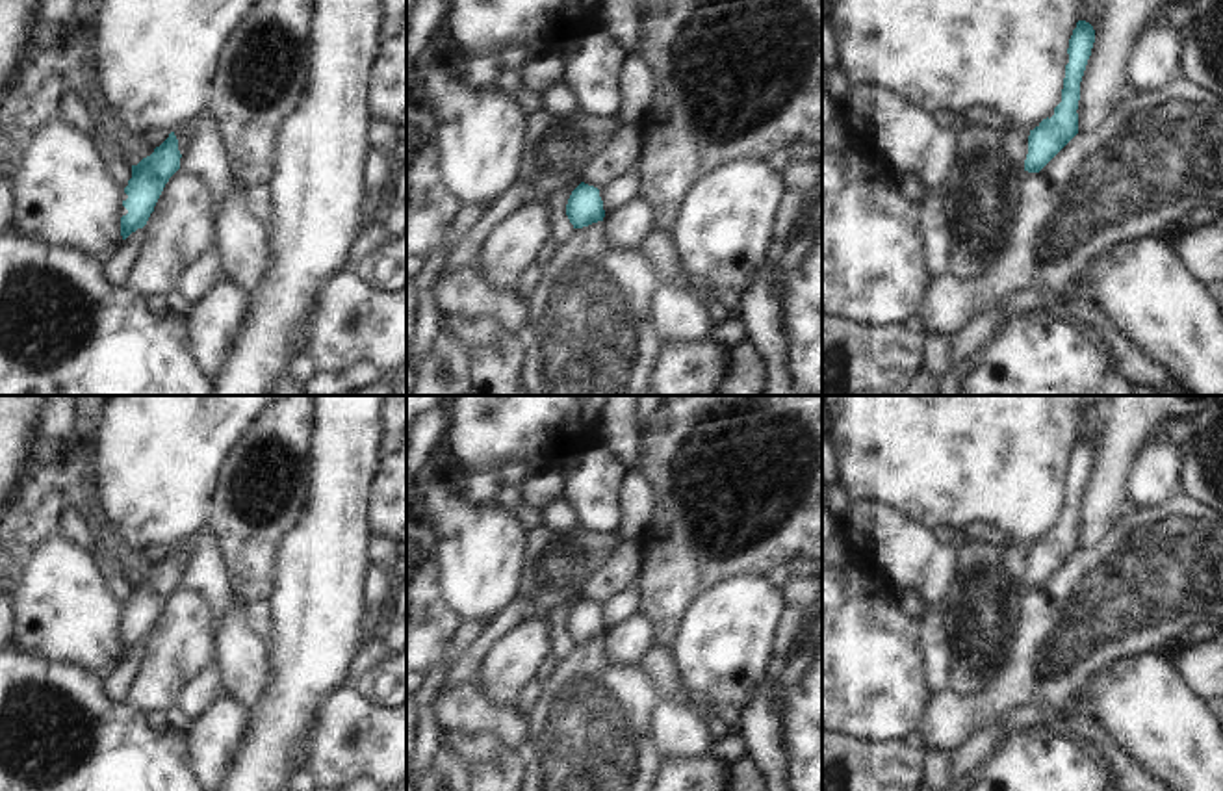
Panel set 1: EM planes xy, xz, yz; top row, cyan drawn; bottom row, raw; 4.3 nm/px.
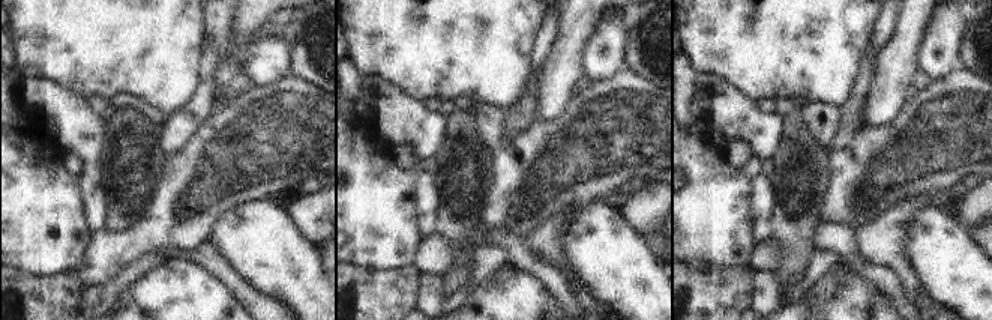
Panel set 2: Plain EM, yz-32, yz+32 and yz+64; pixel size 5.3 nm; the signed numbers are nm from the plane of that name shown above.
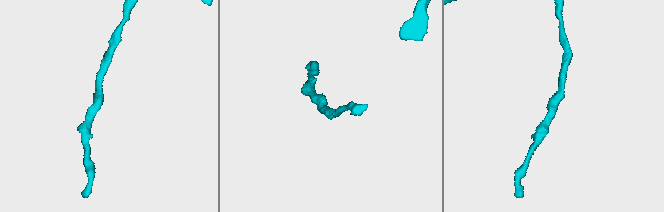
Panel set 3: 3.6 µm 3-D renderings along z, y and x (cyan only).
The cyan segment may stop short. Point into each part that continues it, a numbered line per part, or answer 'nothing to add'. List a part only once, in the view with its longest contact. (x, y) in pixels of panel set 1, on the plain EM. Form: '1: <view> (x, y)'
nothing to add

